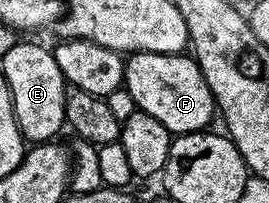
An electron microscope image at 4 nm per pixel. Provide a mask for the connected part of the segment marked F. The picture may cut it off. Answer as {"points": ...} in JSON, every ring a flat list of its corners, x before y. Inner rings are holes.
{"points":[[137,51,127,56,124,64,124,82,122,87,129,91,135,106,150,113,150,117,162,121,173,136,189,135,205,130,208,123,217,114,216,99,202,77,202,69,195,58,187,54,163,55,149,51]]}

